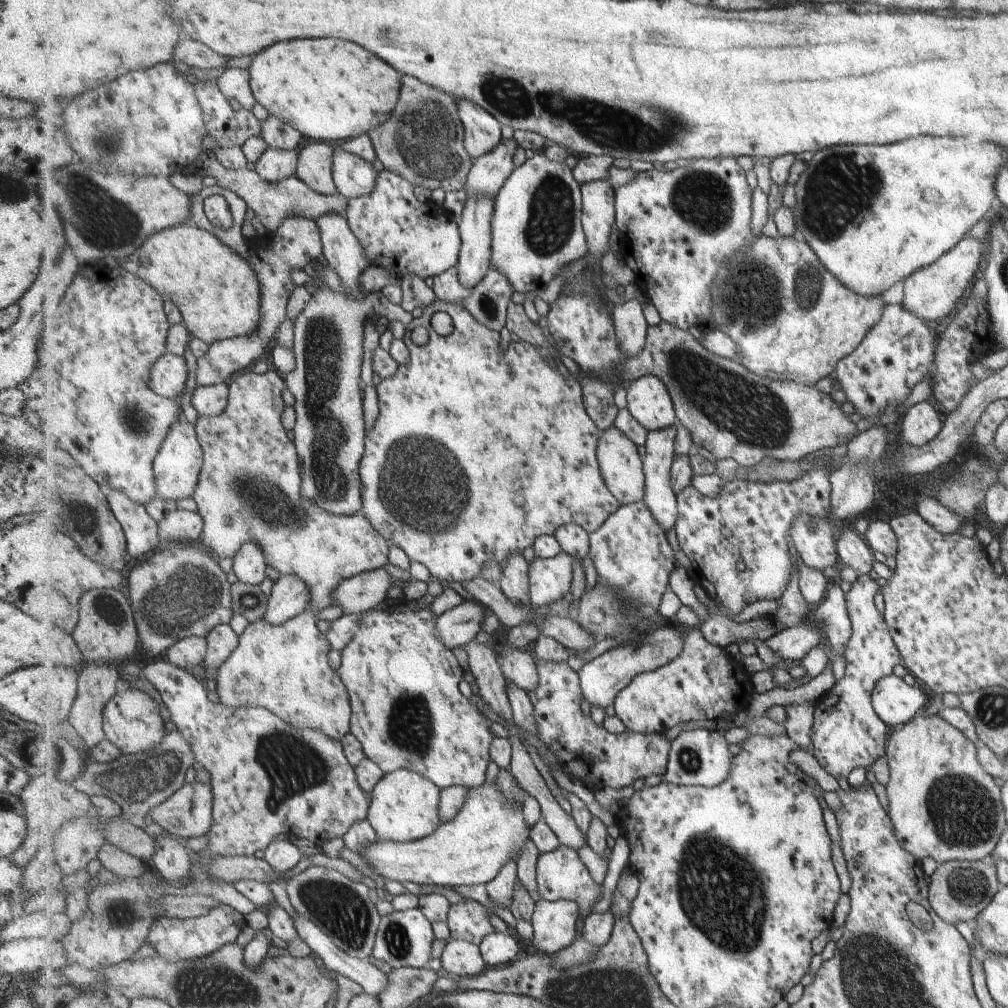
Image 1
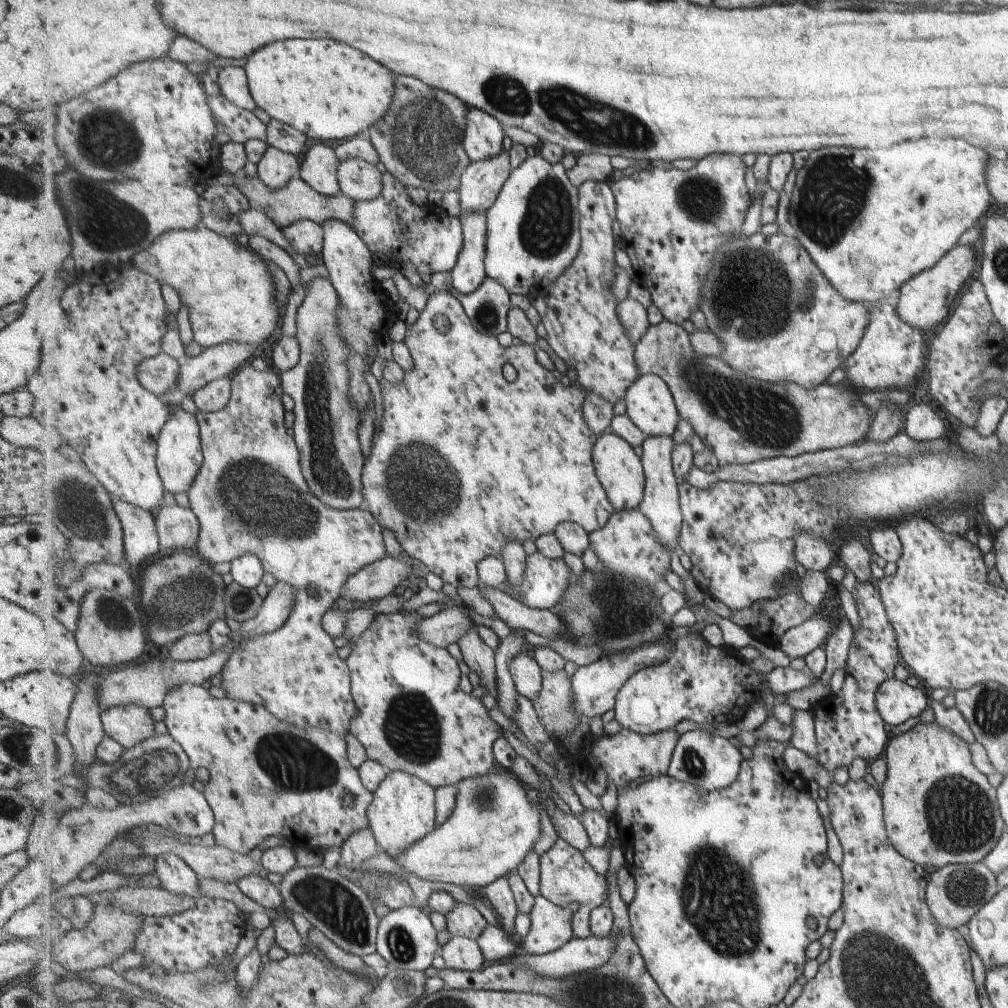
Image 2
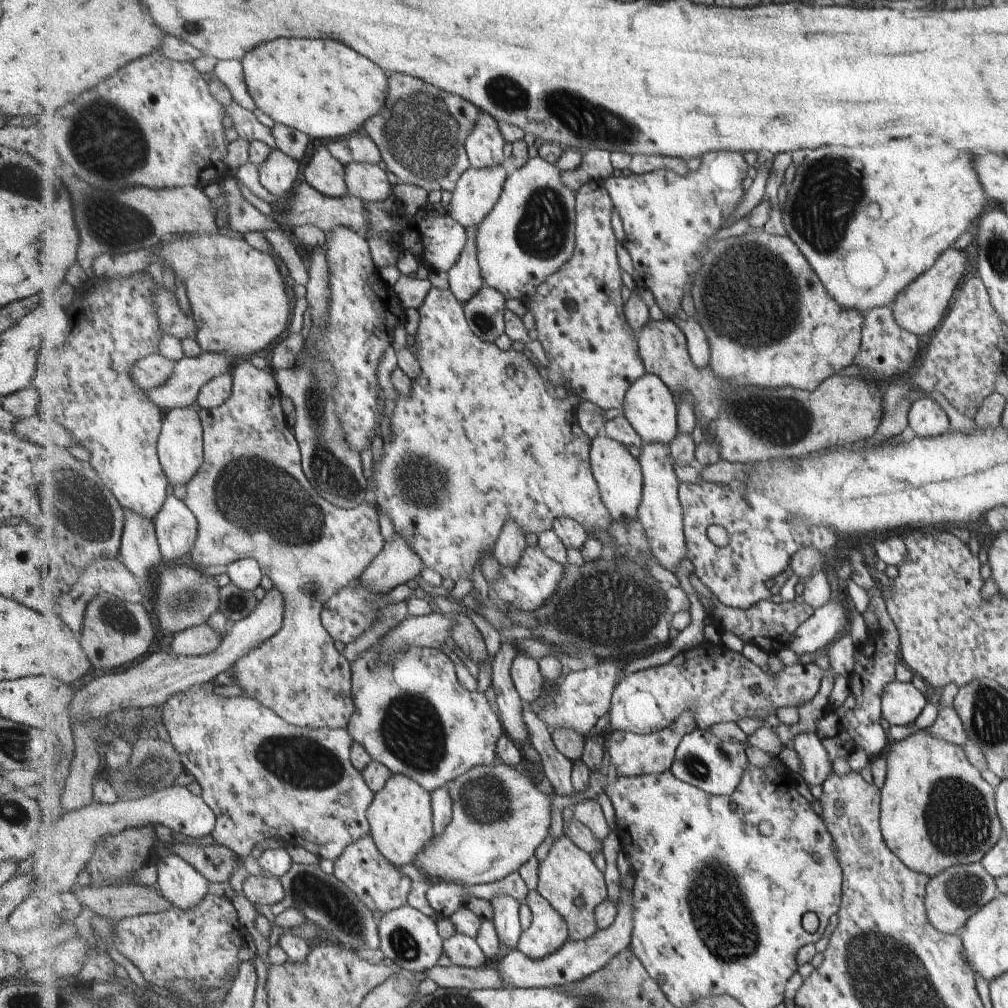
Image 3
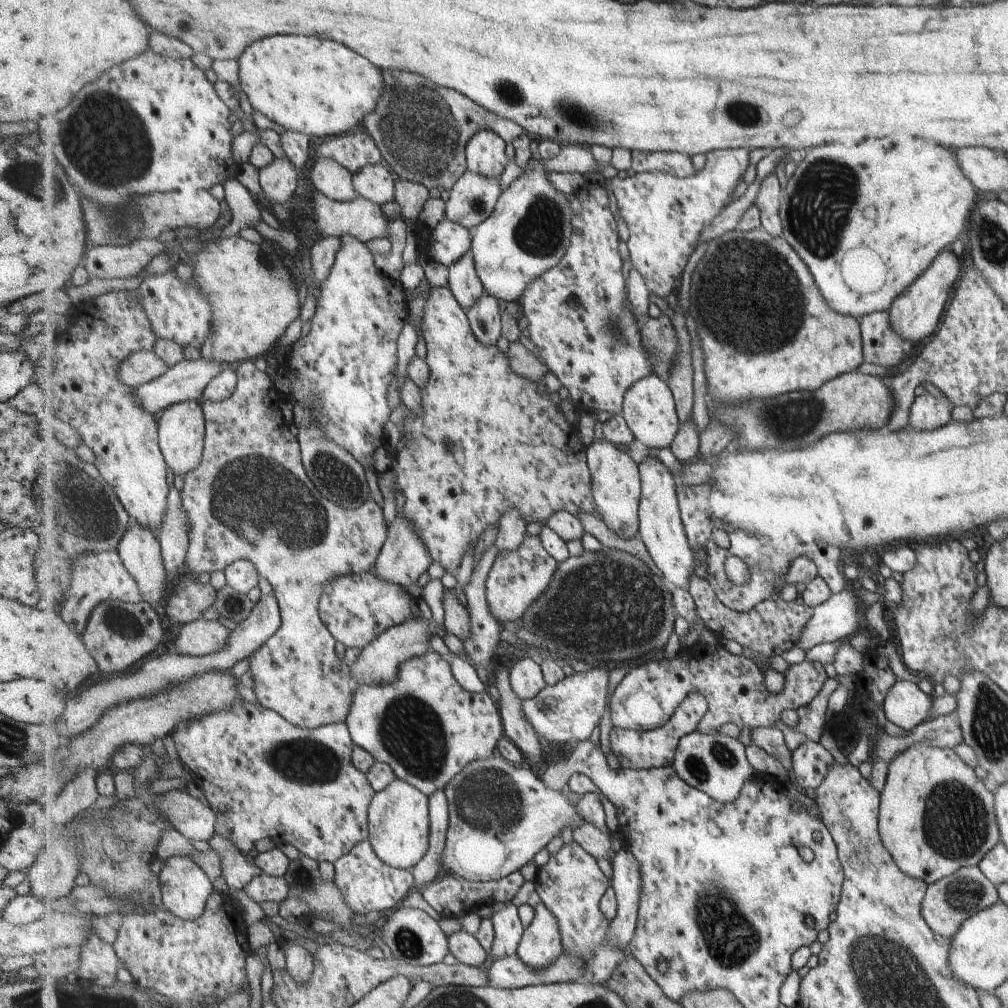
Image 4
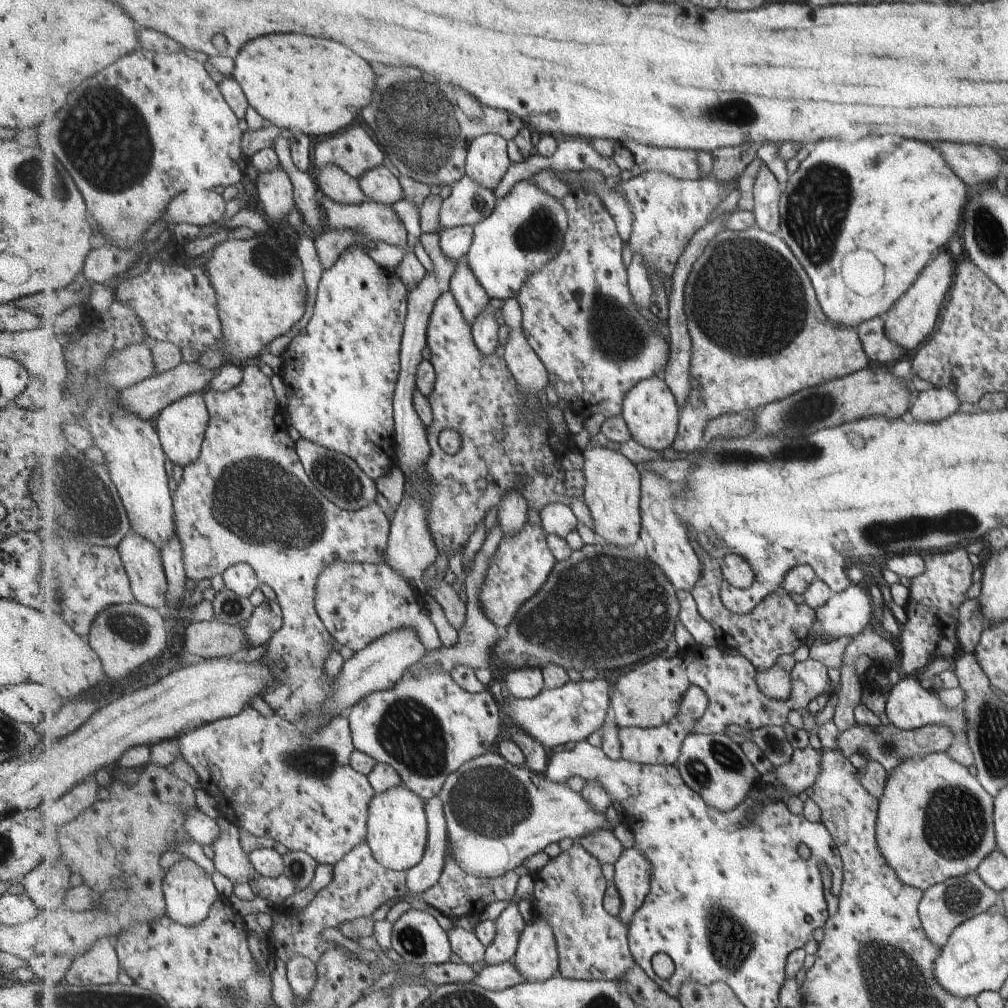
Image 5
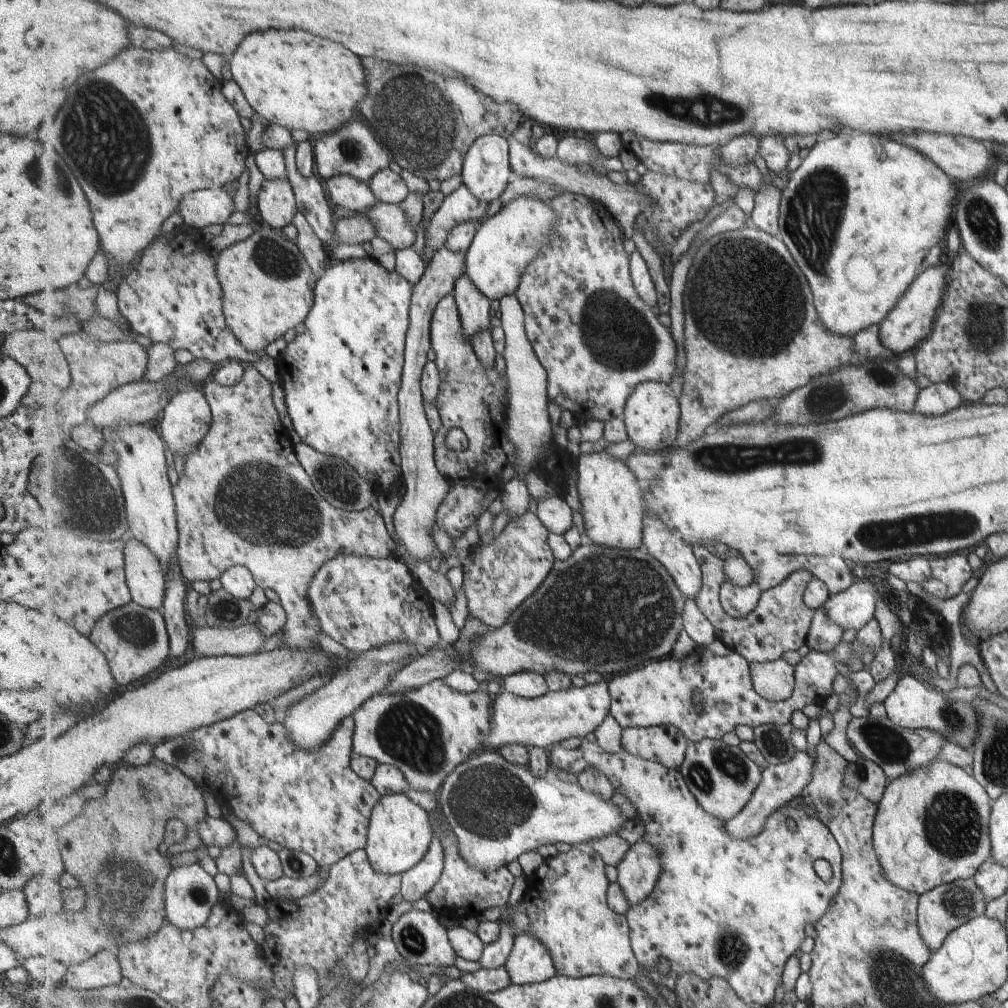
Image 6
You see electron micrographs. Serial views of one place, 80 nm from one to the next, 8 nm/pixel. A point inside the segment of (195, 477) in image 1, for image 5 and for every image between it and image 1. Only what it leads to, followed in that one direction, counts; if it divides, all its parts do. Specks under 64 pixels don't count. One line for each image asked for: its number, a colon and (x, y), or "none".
2: (180, 458)
3: (181, 445)
4: (182, 427)
5: (182, 426)

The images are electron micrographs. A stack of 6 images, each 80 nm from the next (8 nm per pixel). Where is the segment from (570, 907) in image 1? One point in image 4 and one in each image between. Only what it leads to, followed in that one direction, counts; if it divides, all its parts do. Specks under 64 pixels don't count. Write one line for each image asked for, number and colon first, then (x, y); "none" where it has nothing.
2: (552, 927)
3: (548, 933)
4: (541, 945)

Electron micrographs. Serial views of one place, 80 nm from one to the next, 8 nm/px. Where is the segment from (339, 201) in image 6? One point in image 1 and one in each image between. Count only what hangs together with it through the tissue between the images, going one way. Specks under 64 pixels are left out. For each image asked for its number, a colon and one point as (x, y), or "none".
1: (316, 161)
2: (319, 168)
3: (324, 172)
4: (327, 175)
5: (335, 182)

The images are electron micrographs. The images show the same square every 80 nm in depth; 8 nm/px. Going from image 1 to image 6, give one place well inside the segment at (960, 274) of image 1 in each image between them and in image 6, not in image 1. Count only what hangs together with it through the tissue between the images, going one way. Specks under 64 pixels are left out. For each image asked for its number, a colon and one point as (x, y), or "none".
2: (923, 301)
3: (918, 308)
4: (913, 314)
5: (909, 321)
6: (909, 322)

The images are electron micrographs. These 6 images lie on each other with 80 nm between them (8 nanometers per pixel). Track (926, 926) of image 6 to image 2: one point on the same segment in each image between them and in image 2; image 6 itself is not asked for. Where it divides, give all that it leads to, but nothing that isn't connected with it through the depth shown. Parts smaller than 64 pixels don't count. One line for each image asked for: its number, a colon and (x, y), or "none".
2: (956, 892)
3: (952, 897)
4: (949, 901)
5: (944, 906)

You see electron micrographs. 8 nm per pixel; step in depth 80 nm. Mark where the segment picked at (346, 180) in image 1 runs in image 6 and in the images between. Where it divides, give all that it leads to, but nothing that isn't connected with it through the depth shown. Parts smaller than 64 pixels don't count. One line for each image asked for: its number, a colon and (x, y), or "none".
2: (360, 180)
3: (369, 182)
4: (374, 182)
5: (380, 184)
6: (389, 187)

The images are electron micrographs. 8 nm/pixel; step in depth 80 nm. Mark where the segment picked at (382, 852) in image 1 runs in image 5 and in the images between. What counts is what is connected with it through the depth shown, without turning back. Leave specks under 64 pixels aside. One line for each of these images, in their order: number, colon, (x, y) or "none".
2: (494, 827)
3: (499, 819)
4: (501, 816)
5: (499, 815)

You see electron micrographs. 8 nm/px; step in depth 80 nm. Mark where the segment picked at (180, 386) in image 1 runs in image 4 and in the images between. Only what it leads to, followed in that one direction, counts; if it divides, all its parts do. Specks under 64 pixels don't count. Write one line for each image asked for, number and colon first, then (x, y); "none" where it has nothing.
2: (160, 375)
3: (153, 371)
4: (140, 368)

